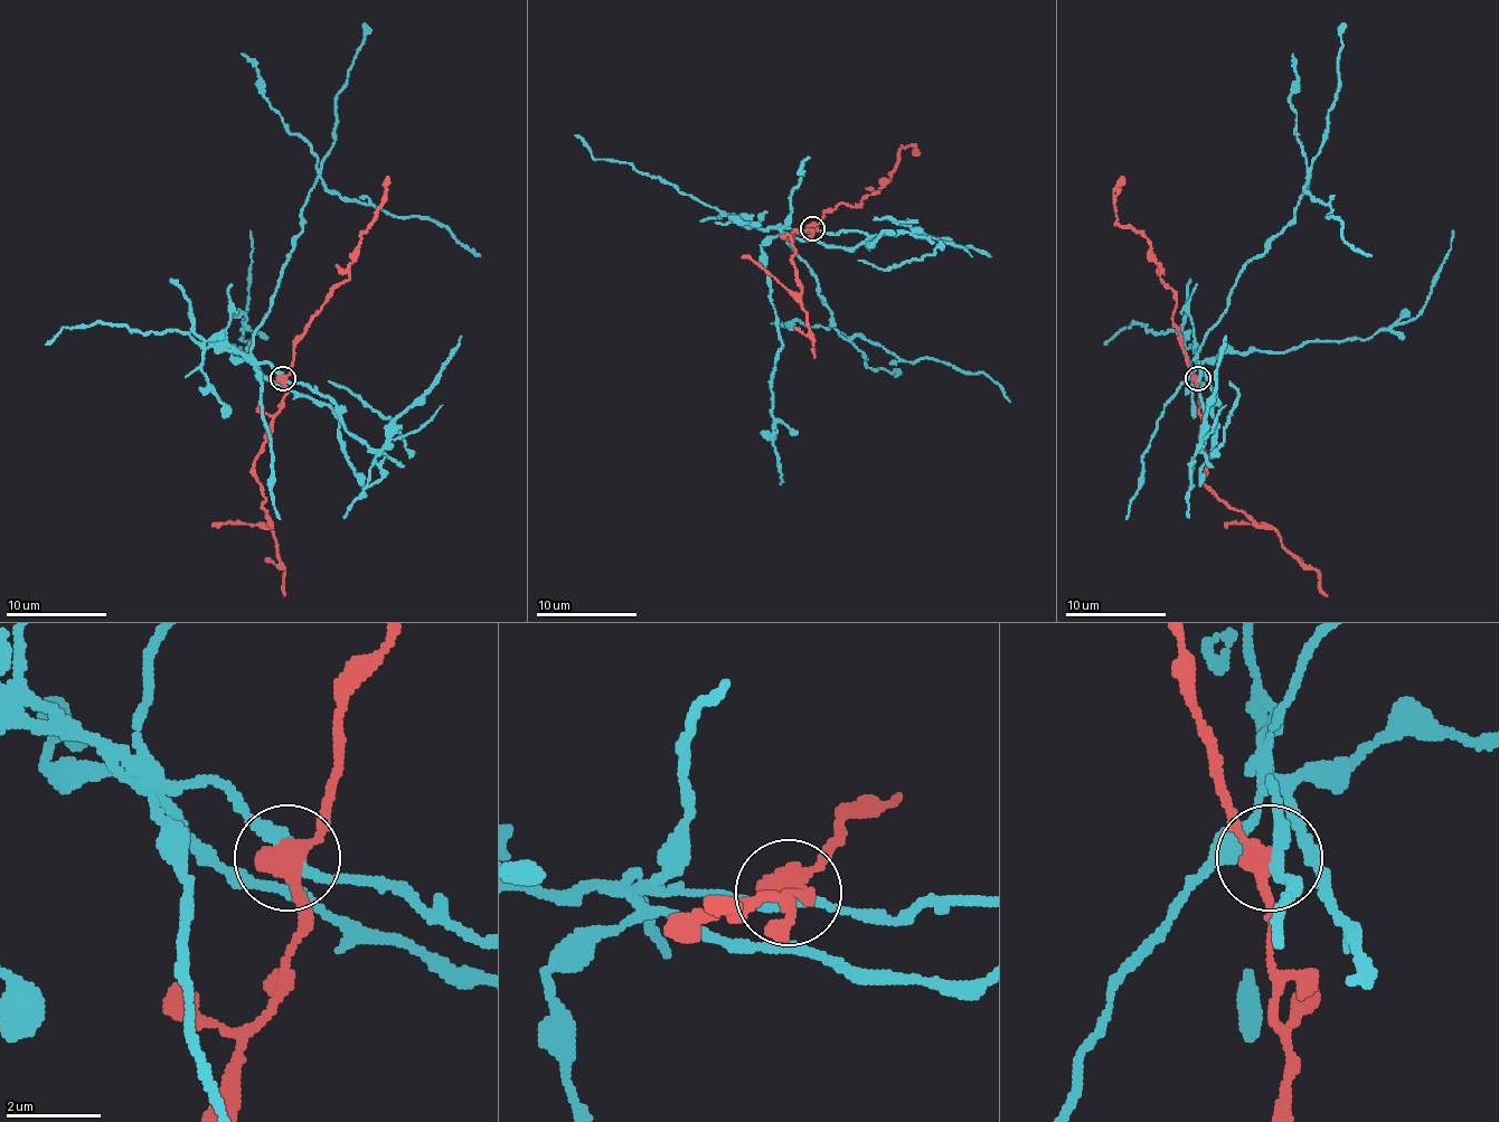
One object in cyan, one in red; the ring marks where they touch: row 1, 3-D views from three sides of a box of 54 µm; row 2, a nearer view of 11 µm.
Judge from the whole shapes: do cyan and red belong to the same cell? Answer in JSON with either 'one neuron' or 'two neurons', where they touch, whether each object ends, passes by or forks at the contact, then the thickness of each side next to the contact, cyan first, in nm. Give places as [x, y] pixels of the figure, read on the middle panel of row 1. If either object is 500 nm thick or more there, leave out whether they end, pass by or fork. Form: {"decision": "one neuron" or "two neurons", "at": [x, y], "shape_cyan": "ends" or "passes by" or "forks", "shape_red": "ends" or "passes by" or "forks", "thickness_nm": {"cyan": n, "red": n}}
{"decision": "two neurons", "at": [812, 228], "shape_cyan": "passes by", "shape_red": "passes by", "thickness_nm": {"cyan": 240, "red": 400}}

